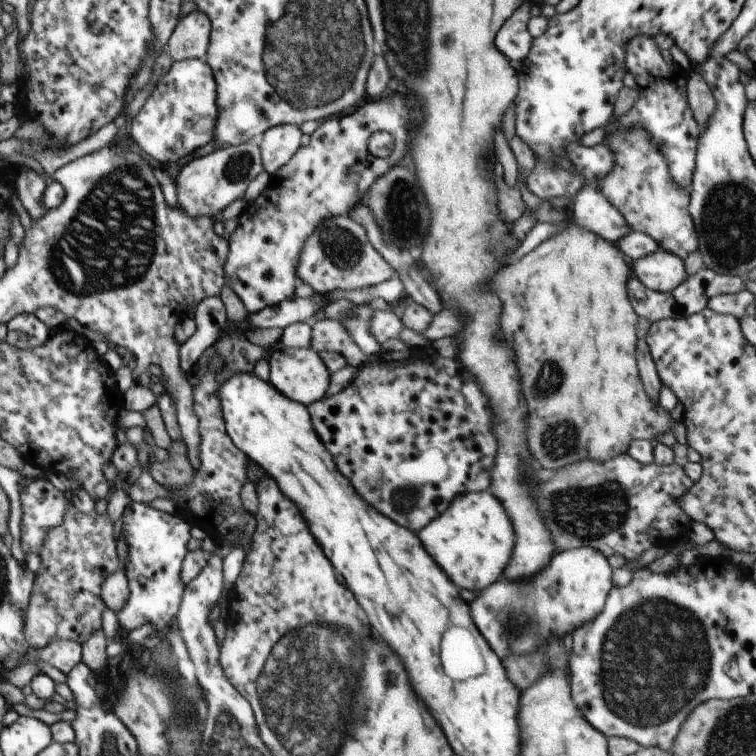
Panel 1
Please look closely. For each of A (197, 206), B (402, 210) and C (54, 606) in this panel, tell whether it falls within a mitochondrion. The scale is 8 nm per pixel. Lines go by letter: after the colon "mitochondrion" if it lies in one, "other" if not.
A: other
B: mitochondrion
C: other

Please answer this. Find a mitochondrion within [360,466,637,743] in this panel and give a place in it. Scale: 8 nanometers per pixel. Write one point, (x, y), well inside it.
(585, 513)

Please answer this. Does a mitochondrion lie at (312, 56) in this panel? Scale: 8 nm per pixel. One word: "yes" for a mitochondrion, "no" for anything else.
yes

